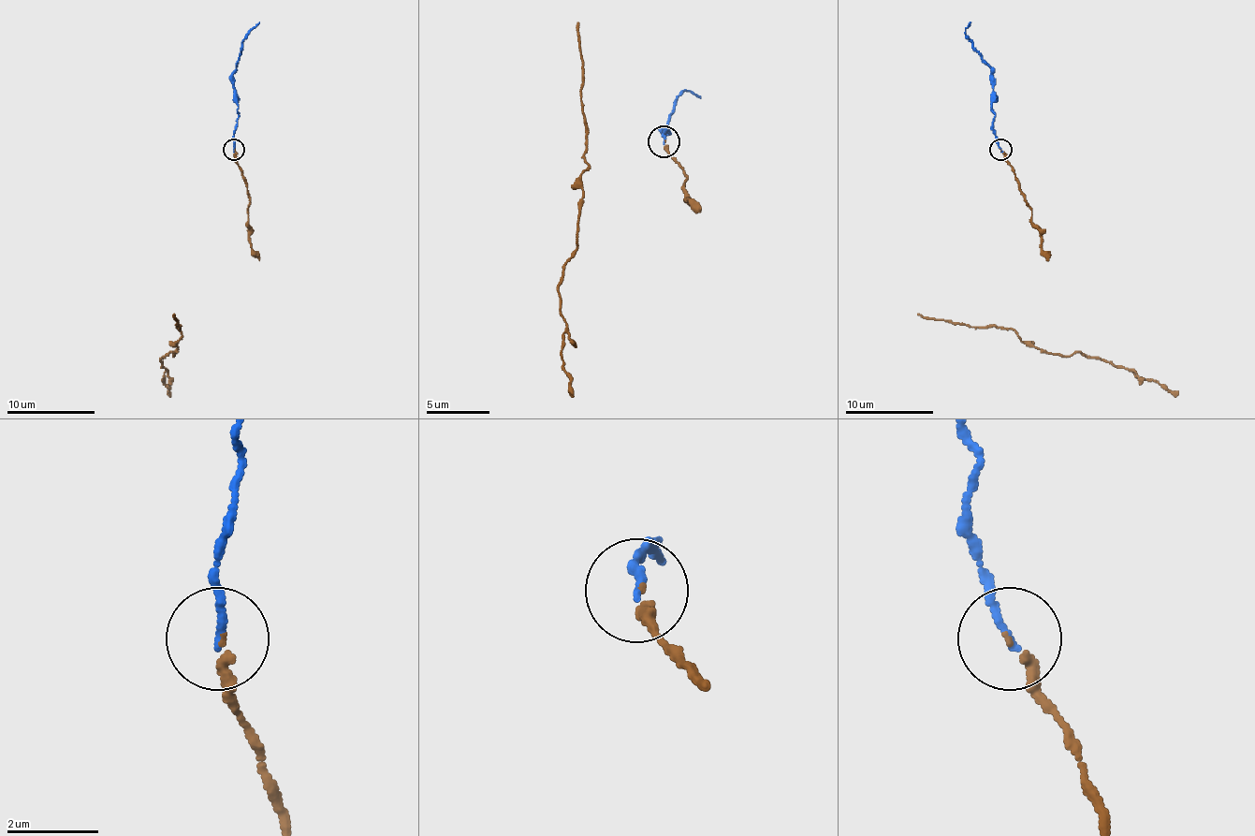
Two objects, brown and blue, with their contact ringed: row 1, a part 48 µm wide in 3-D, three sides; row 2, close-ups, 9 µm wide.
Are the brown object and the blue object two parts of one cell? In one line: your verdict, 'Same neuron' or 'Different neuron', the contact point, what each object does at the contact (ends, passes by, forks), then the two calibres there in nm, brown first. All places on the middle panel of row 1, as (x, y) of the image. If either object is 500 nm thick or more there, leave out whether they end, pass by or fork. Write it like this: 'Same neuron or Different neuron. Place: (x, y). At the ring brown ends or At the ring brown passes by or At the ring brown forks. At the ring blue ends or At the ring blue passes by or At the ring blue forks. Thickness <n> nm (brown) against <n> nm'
Same neuron. Place: (663, 141). At the ring brown ends. At the ring blue ends. Thickness 190 nm (brown) against 150 nm

